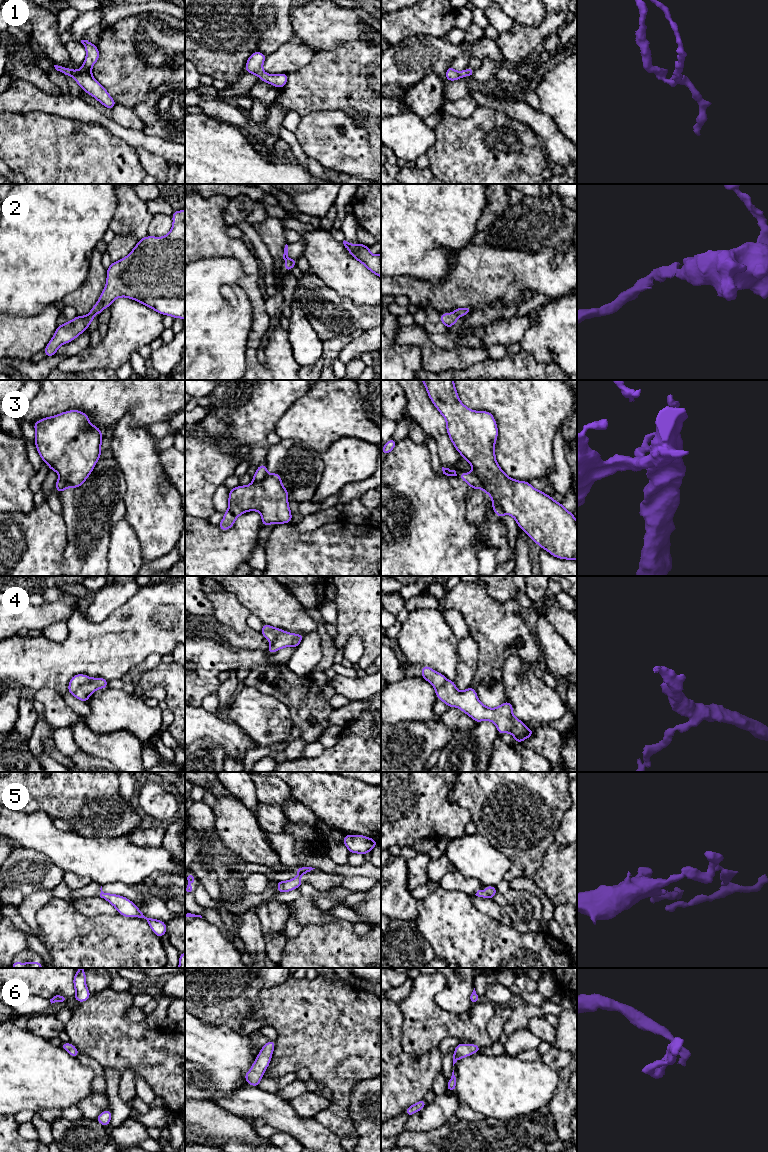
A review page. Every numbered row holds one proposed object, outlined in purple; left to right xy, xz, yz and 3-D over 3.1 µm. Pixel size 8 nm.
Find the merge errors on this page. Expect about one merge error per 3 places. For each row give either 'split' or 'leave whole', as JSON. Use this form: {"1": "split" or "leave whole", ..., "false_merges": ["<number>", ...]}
{"1": "leave whole", "2": "leave whole", "3": "leave whole", "4": "leave whole", "5": "leave whole", "6": "leave whole", "false_merges": []}

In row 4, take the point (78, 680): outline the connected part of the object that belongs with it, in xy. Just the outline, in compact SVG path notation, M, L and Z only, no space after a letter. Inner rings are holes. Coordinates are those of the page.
M76 674L69 681L68 692L78 700L87 703L93 692L106 687L108 687L108 680L104 678L91 678L85 674Z

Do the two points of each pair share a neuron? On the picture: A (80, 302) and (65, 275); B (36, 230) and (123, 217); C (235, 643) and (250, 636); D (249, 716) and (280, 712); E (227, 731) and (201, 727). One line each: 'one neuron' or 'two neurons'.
A: two neurons
B: two neurons
C: one neuron
D: one neuron
E: one neuron

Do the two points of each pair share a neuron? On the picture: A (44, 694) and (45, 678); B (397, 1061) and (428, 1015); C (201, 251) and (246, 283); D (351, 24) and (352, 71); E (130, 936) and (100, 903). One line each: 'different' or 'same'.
A: different
B: different
C: same
D: different
E: different

